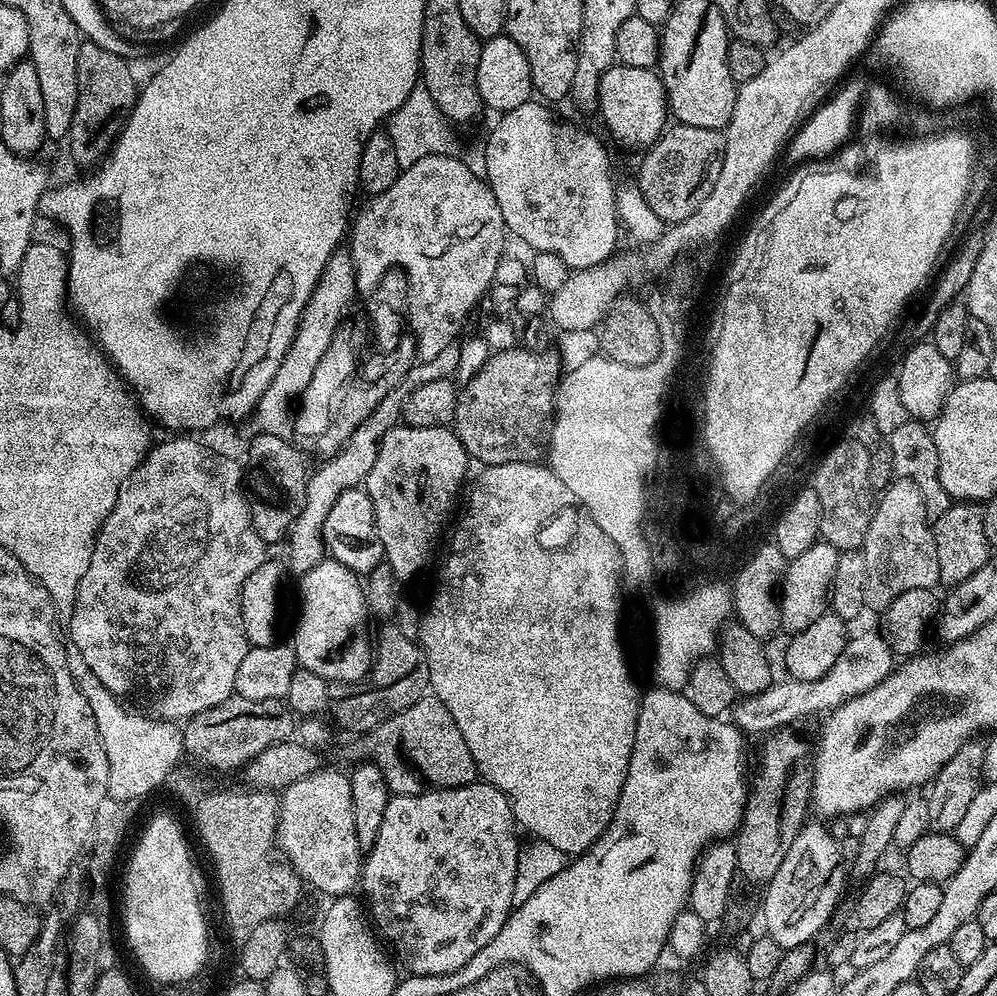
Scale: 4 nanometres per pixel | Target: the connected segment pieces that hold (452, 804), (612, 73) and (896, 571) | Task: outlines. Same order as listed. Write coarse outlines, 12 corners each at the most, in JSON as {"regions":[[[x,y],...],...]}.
{"regions":[[[483,782],[393,795],[358,877],[414,976],[514,908],[522,847]],[[613,64],[598,116],[624,148],[647,149],[670,120],[656,68]],[[912,480],[879,493],[862,551],[877,610],[940,584],[938,546]]]}

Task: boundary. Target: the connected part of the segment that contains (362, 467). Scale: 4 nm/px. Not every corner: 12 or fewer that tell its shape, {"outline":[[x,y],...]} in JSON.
{"outline":[[459,347],[413,363],[344,447],[309,475],[286,537],[286,568],[326,558],[326,514],[361,487],[408,395],[455,377]]}

